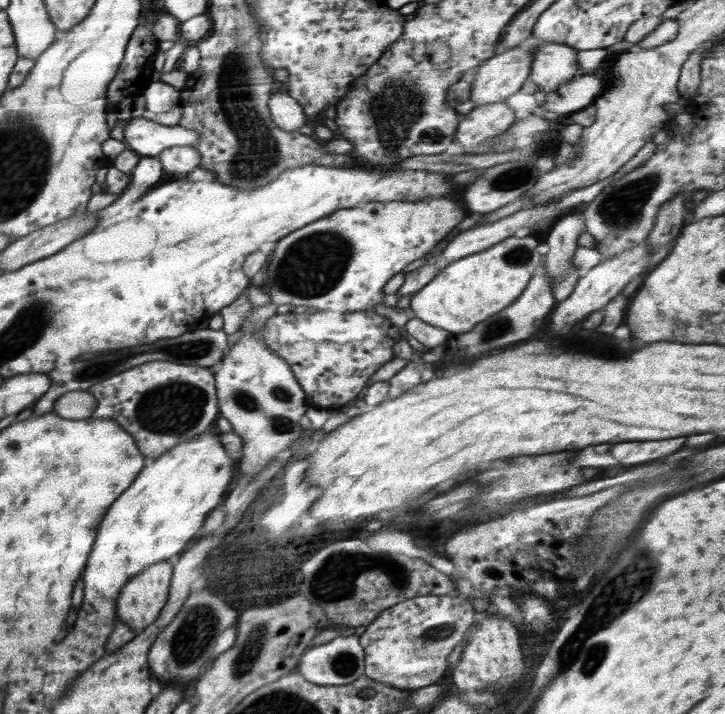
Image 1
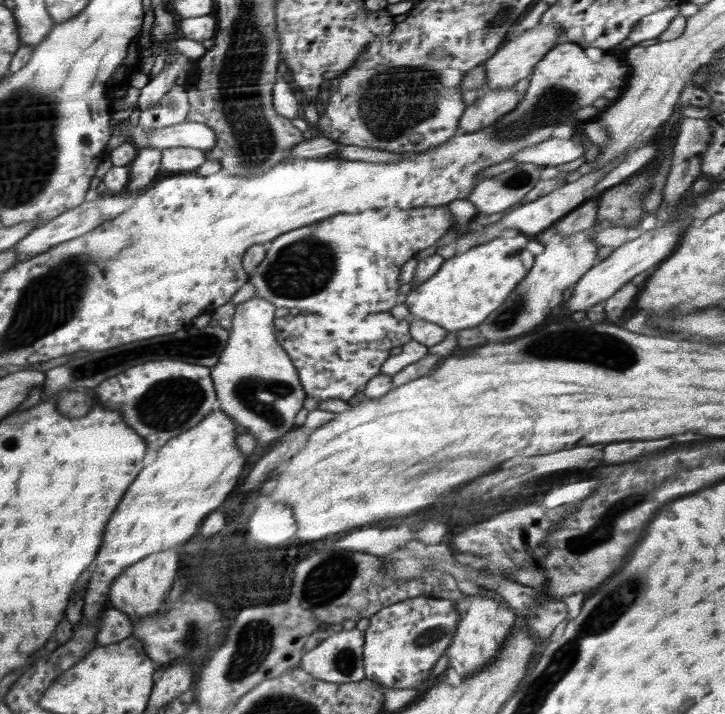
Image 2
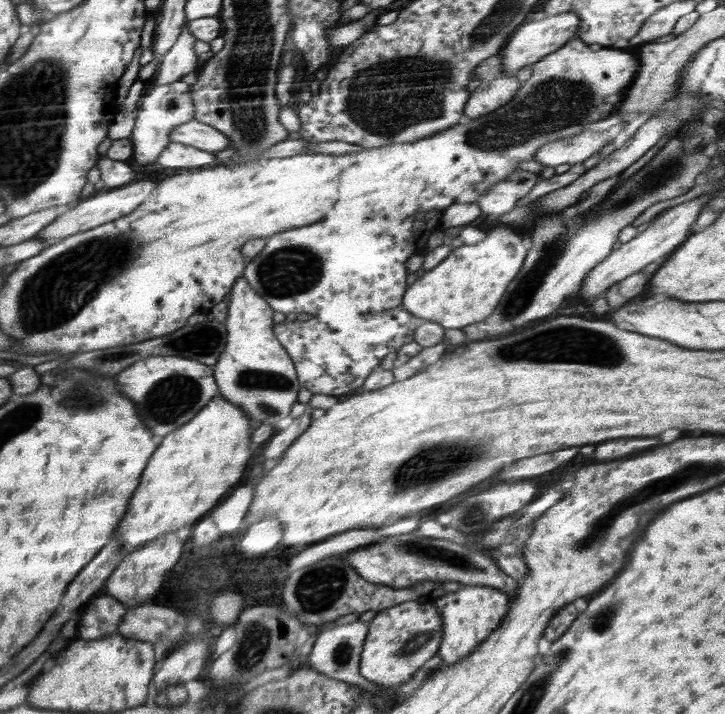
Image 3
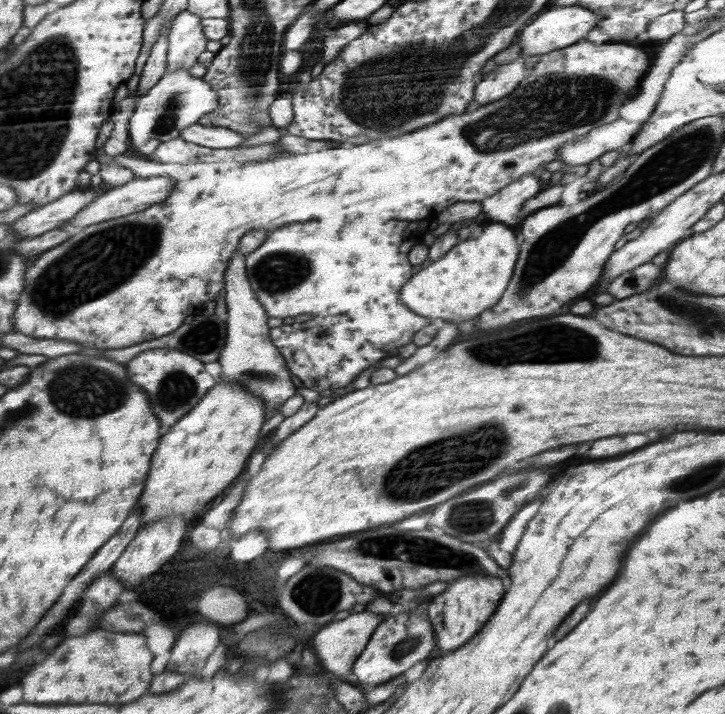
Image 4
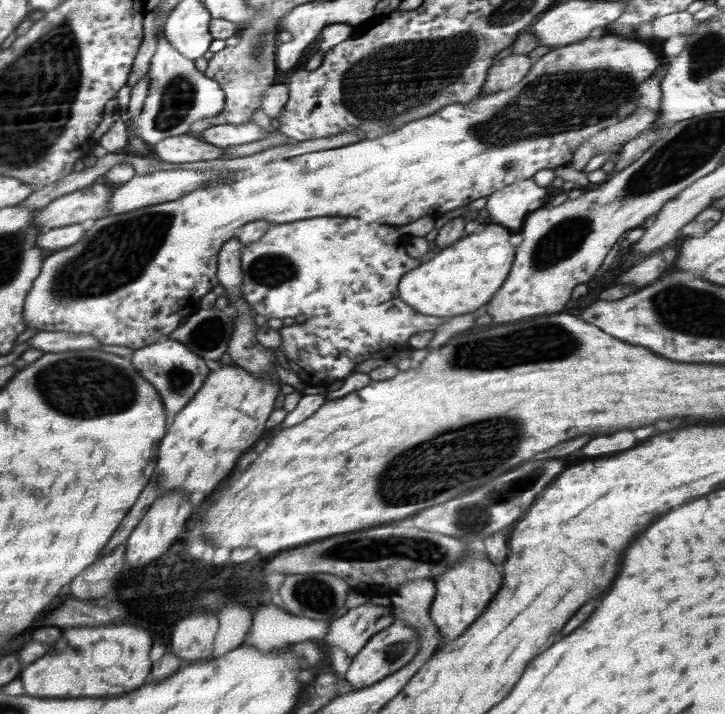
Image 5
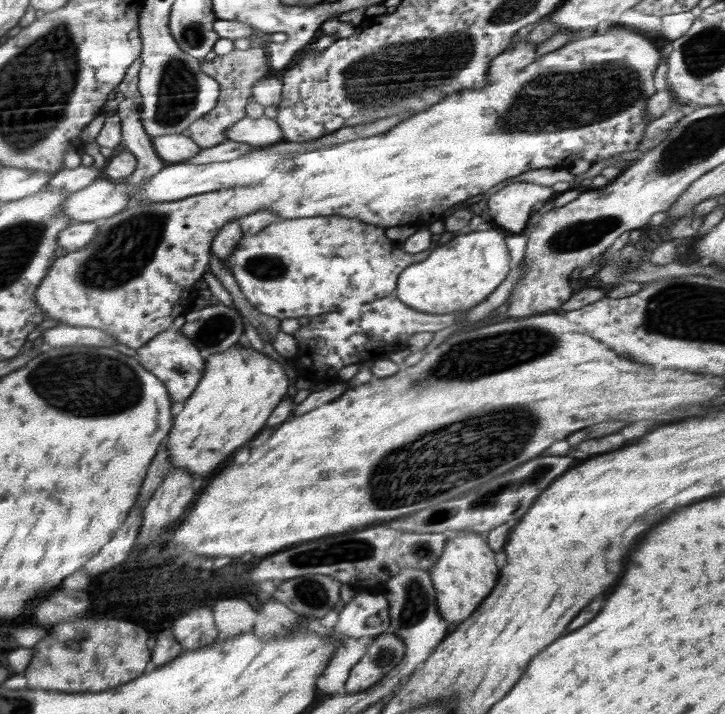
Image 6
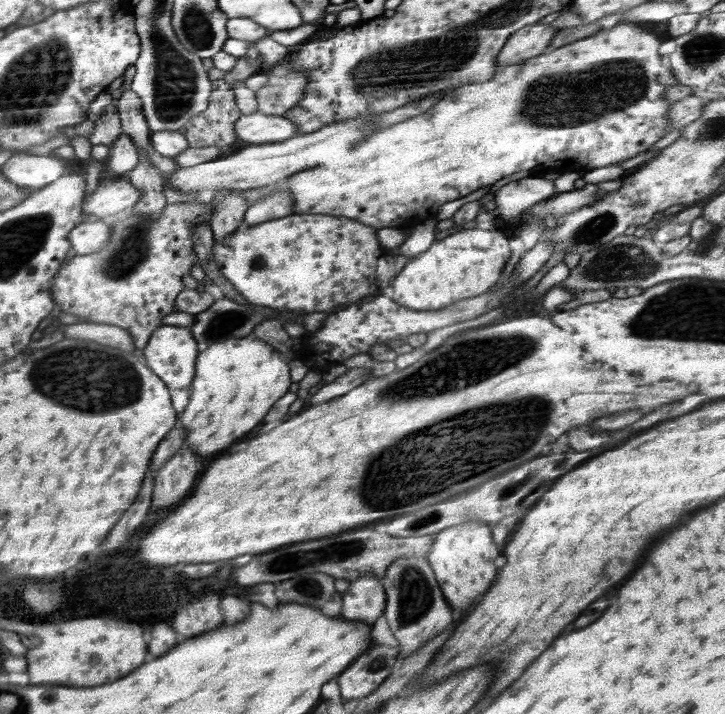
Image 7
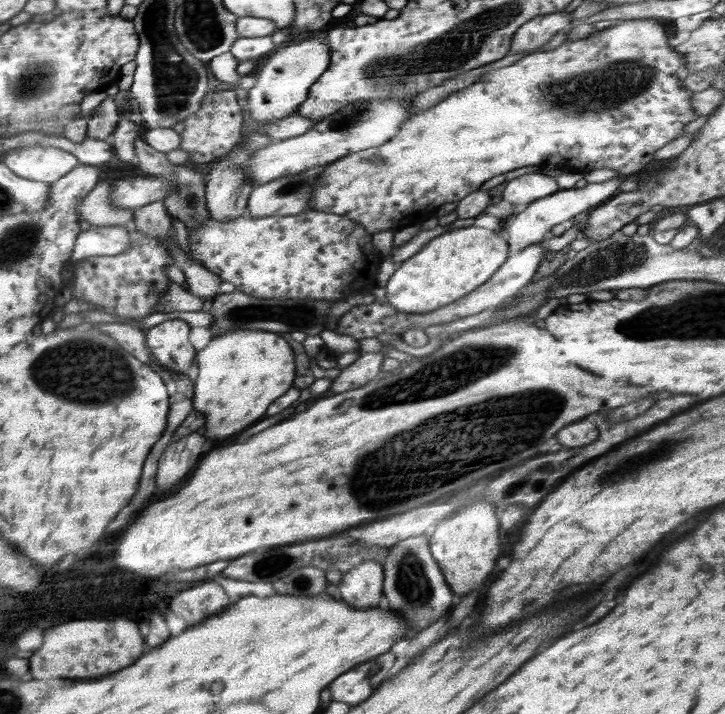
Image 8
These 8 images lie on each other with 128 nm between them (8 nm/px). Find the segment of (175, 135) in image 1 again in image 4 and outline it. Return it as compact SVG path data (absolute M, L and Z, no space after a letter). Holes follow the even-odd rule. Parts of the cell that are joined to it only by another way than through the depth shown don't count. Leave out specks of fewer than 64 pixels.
M193 124L182 130L179 137L208 148L240 147L245 141L244 135L221 126L202 126Z

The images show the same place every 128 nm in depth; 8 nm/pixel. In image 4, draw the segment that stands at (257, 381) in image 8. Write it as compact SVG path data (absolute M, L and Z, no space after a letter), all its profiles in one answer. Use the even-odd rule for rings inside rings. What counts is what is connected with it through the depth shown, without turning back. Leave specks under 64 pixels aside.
M236 381L216 383L204 398L192 408L184 418L180 418L168 432L159 439L160 446L152 456L152 468L144 484L144 492L135 506L142 507L140 528L150 521L156 521L166 515L192 516L208 504L214 496L218 496L244 468L248 456L256 448L260 428L266 420L264 402L250 393L244 385Z

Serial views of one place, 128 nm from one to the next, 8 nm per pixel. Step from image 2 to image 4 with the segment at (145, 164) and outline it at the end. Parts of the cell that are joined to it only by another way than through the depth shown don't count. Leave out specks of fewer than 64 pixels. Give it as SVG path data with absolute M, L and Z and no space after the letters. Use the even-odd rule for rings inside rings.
M178 68L174 72L166 72L135 104L129 120L129 137L144 156L151 157L163 142L178 138L182 130L196 124L202 115L218 108L218 93L209 82L194 78L186 68Z

